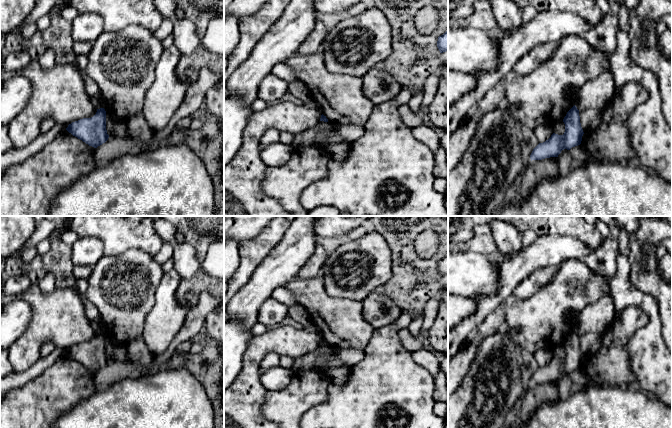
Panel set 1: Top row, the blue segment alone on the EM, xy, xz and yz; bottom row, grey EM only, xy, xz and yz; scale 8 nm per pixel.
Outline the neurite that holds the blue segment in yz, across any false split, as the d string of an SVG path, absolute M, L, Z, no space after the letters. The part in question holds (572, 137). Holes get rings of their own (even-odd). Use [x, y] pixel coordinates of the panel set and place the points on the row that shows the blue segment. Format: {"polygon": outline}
{"polygon": "M575 105L567 112L563 122L565 124L564 134L553 133L548 140L539 143L530 155L531 161L558 157L562 150L570 150L581 144L584 132L580 123L579 110Z"}

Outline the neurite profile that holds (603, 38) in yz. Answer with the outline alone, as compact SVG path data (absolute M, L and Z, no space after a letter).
M612 12L603 15L593 33L586 35L586 41L596 50L612 54L617 47L616 31L619 20Z

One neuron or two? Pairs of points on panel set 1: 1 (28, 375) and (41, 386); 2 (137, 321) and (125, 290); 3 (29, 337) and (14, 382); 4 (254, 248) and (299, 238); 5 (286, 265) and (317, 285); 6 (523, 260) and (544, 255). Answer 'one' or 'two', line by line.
1: two
2: one
3: two
4: two
5: two
6: one

